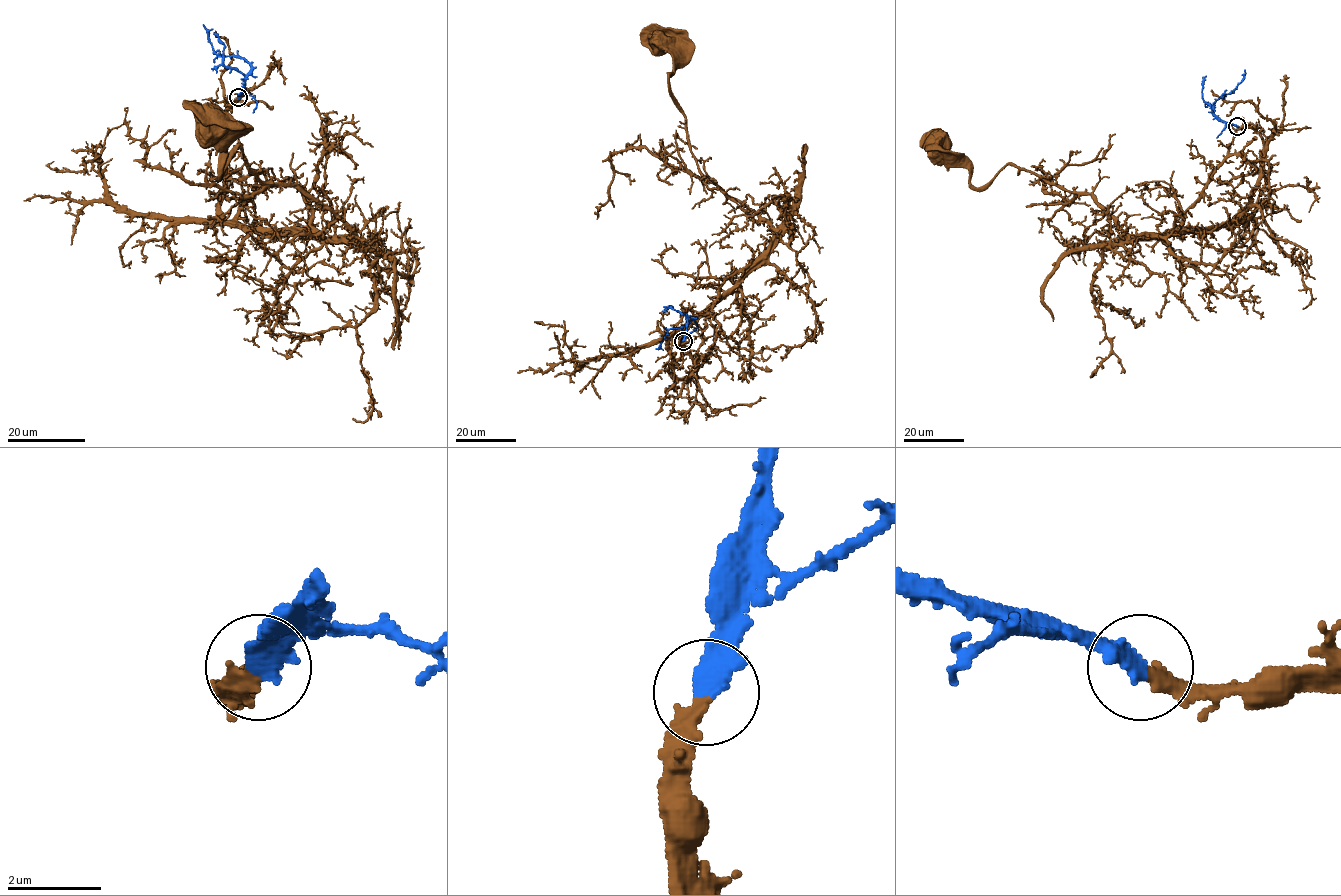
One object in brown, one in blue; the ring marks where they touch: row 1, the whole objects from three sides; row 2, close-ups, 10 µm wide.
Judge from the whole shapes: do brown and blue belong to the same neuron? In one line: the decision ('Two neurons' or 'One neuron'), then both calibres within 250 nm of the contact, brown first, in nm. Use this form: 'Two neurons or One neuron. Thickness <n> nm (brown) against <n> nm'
One neuron. Thickness 320 nm (brown) against 360 nm

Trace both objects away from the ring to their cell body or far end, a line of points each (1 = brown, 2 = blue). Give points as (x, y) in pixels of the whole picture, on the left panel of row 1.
1: (238, 97), (221, 121), (219, 213), (354, 239), (239, 147), (220, 177), (211, 123)
2: (238, 97), (250, 65), (243, 58), (219, 56), (207, 39), (203, 24)

